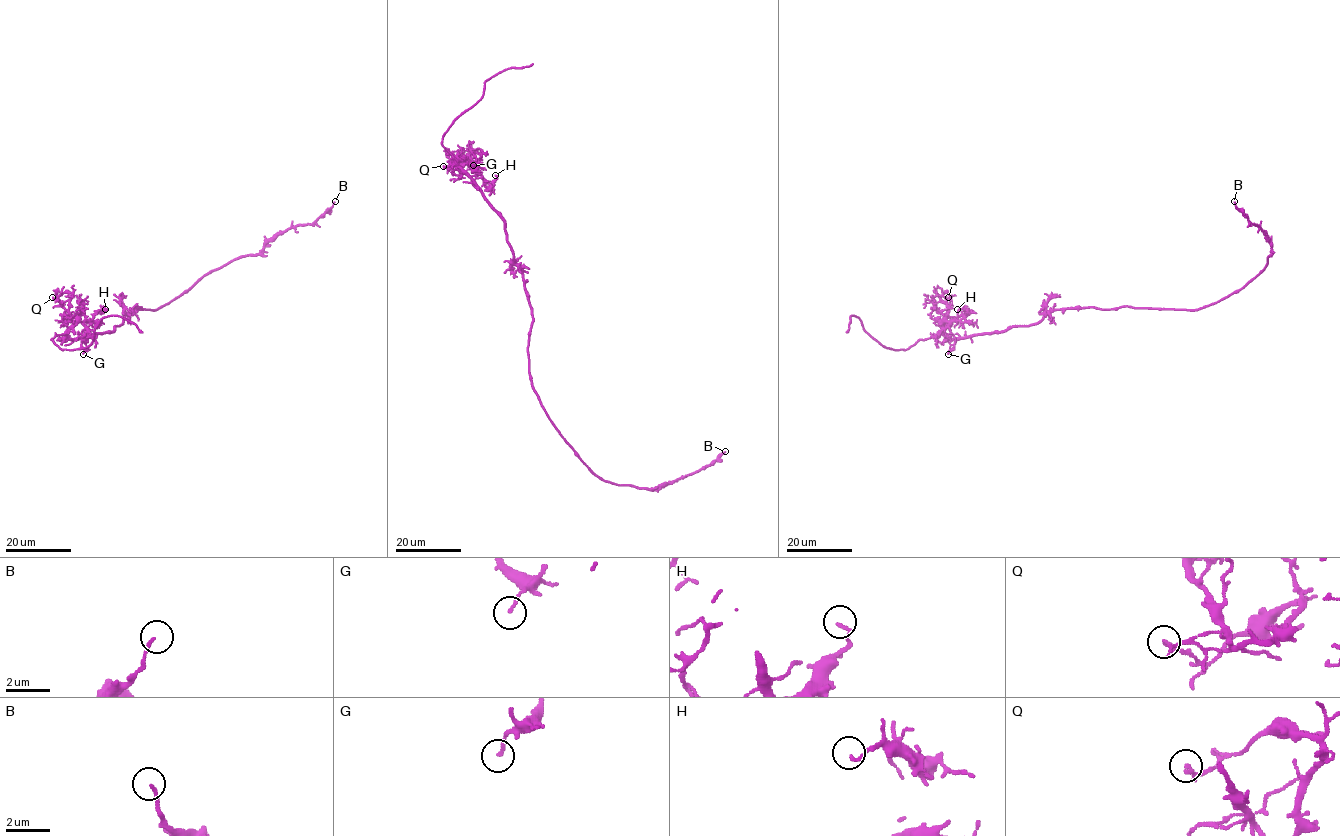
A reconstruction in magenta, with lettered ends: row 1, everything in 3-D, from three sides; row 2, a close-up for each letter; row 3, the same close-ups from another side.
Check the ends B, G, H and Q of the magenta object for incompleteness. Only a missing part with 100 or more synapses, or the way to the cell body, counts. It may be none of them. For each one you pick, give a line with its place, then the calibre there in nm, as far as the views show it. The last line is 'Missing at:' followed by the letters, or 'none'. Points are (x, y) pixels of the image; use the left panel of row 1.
Missing at: none

